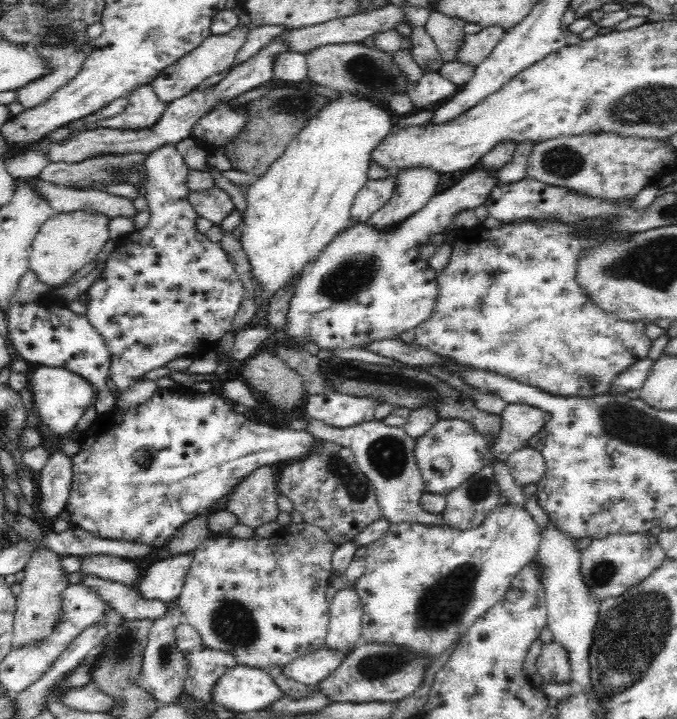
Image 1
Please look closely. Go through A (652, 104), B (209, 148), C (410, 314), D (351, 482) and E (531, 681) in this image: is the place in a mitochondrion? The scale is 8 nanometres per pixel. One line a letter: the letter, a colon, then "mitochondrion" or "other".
A: mitochondrion
B: other
C: other
D: mitochondrion
E: other

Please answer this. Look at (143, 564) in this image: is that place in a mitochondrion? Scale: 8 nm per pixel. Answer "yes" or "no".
no

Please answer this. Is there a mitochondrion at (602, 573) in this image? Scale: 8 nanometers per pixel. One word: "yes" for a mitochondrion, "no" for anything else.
yes

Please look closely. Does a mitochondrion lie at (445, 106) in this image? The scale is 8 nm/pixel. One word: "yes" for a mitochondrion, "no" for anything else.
no

